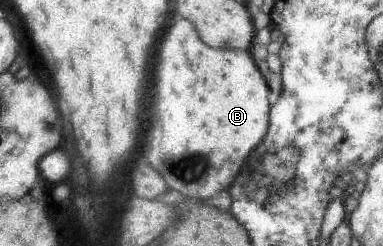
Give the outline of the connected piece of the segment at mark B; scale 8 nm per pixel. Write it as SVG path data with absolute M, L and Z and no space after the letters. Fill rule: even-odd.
M175 16L173 24L169 26L169 42L167 30L159 42L153 78L151 120L143 150L145 162L149 162L151 168L159 173L168 189L177 190L188 199L208 199L215 192L227 190L249 152L263 140L267 132L269 88L248 49L207 46L195 34L191 22Z

